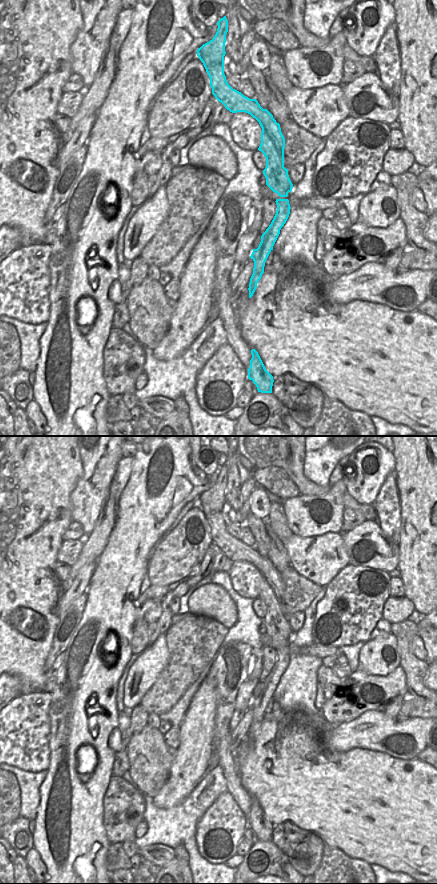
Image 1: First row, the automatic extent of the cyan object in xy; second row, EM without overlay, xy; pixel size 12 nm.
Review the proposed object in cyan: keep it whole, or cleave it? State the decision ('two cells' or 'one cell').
two cells

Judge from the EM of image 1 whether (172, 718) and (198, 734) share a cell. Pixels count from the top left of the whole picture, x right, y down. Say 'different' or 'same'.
different

